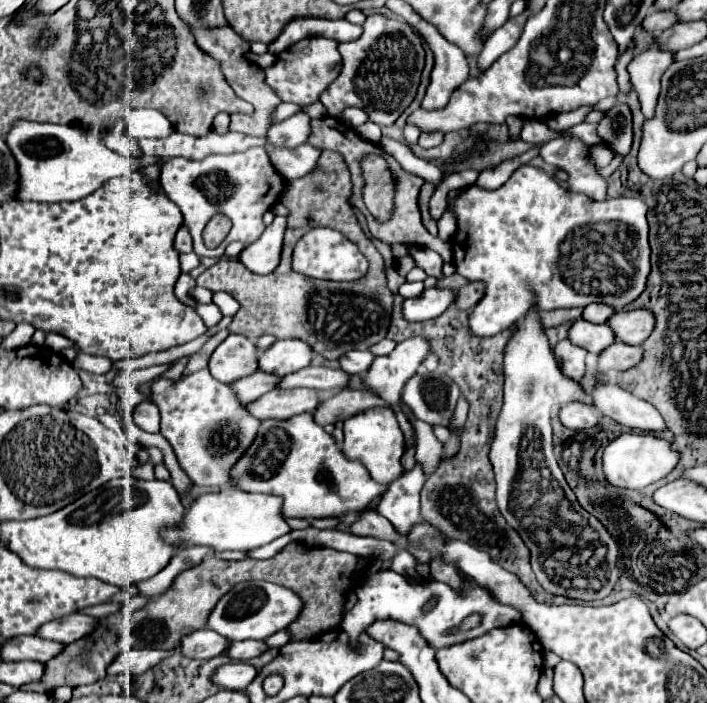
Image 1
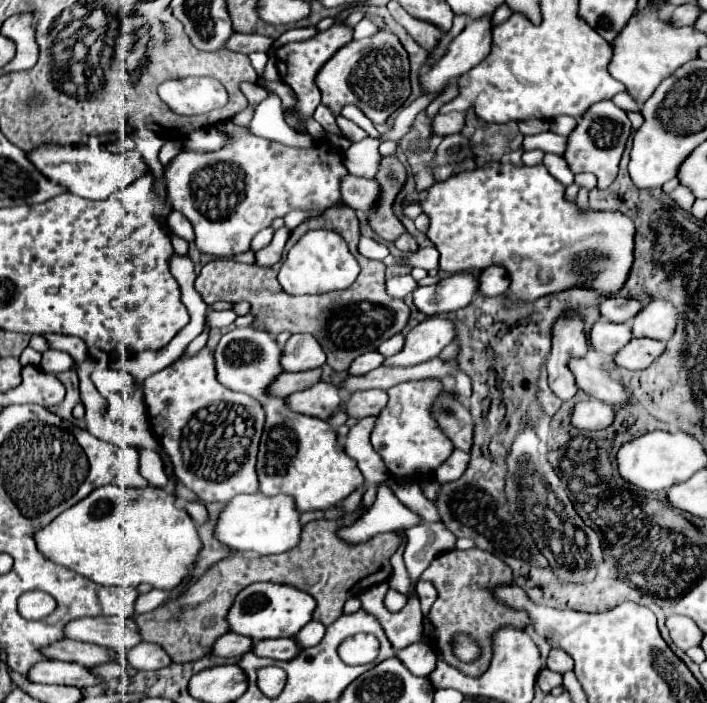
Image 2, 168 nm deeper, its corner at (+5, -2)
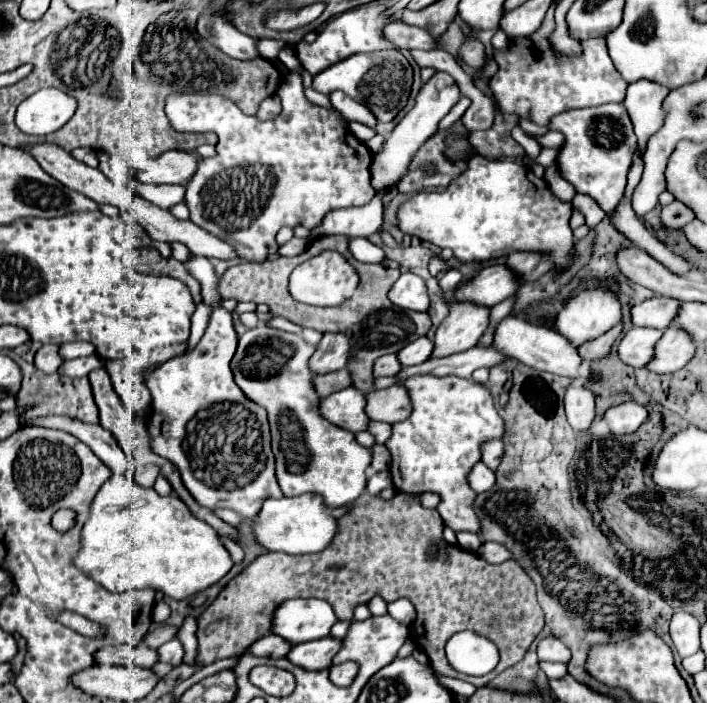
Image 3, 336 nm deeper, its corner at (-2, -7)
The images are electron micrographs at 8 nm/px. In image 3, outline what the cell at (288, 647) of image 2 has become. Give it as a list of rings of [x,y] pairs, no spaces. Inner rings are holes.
[[[325,637],[325,639],[315,639],[311,643],[299,643],[299,645],[291,645],[289,655],[285,655],[293,665],[303,667],[303,669],[323,669],[331,665],[333,655],[339,651],[341,641],[333,639],[333,637]]]

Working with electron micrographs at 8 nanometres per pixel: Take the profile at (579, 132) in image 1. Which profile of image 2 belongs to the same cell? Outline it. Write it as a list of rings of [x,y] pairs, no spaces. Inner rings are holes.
[[[540,132],[536,136],[526,136],[524,138],[524,150],[538,148],[538,150],[550,152],[550,154],[564,154],[564,146],[566,146],[566,138],[556,136],[552,132]]]

